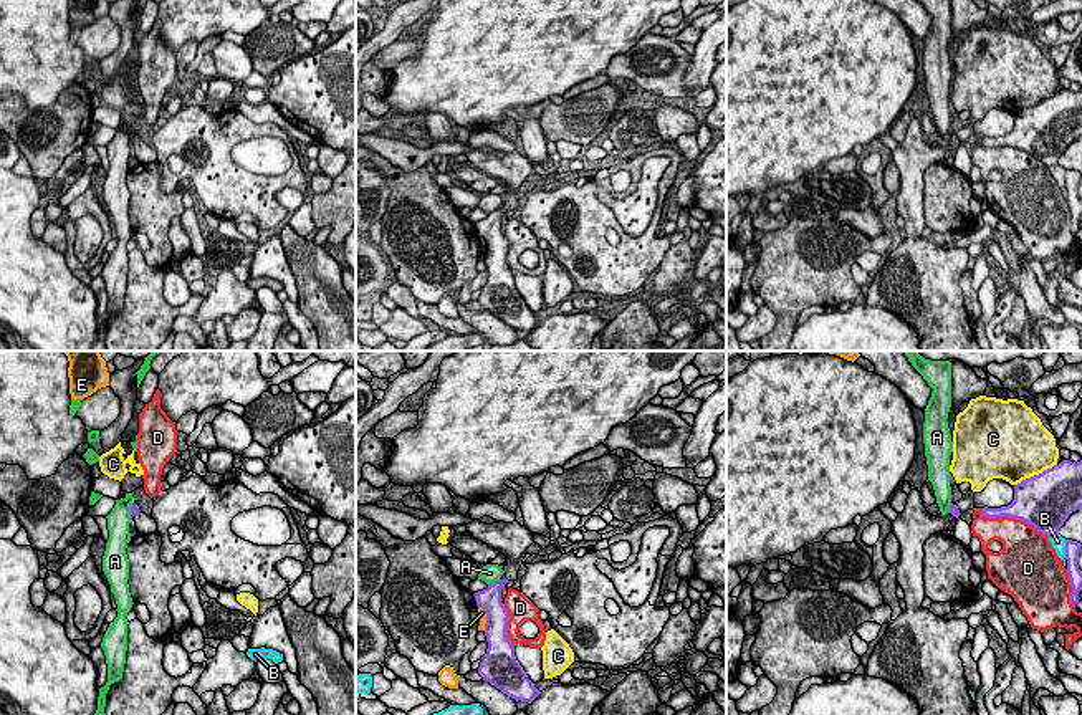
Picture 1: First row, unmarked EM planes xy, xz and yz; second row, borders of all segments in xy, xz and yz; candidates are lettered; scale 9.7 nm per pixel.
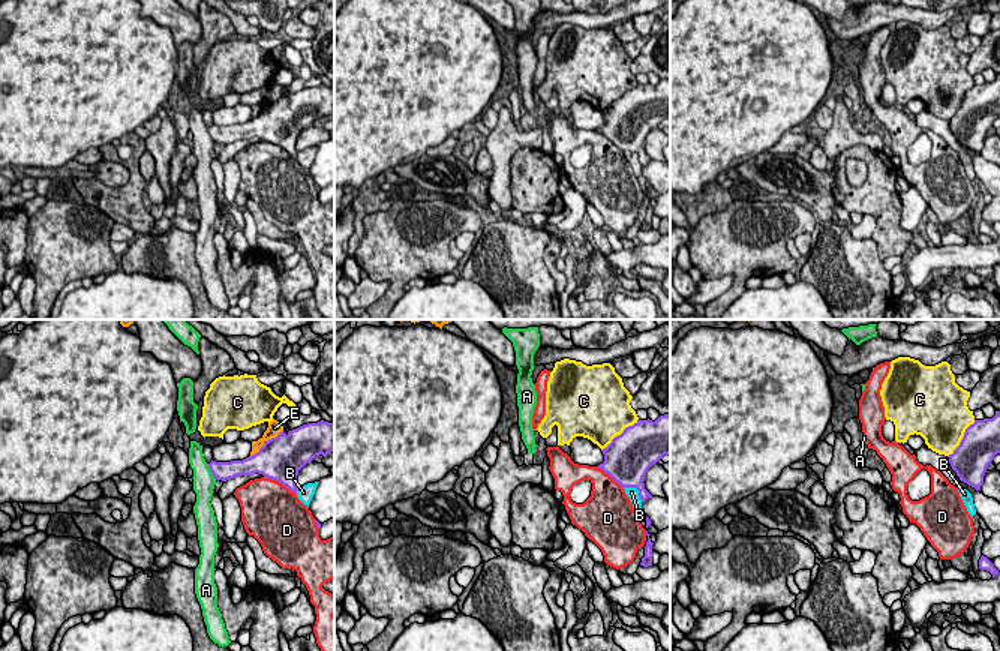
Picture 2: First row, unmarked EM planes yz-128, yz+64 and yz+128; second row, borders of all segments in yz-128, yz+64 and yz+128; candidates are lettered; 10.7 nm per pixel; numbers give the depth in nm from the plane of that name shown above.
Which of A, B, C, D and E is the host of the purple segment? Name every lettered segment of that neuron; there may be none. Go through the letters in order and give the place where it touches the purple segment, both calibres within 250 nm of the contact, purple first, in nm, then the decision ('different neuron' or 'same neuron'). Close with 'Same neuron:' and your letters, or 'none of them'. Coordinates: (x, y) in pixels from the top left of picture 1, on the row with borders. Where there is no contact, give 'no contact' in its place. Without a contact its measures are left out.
A: xz (495, 581) | 220/190 nm | different neuron
B: yz (1066, 548) | 140/130 nm | different neuron
C: yz (1034, 475) | 500/500 nm | different neuron
D: yz (1013, 517) | 400/360 nm | different neuron
E: xz (487, 618) | 220/70 nm | different neuron
Same neuron: none of them

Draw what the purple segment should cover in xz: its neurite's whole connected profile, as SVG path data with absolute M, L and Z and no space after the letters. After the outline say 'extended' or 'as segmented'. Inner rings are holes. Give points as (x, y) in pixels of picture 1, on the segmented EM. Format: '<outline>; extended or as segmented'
M475 520L467 525L467 531L506 556L503 578L473 594L476 606L486 612L488 649L481 657L478 674L516 702L531 703L541 692L516 660L515 647L506 632L510 614L501 602L501 589L508 581L518 579L526 549L534 543L534 535L518 521L486 525Z; extended

